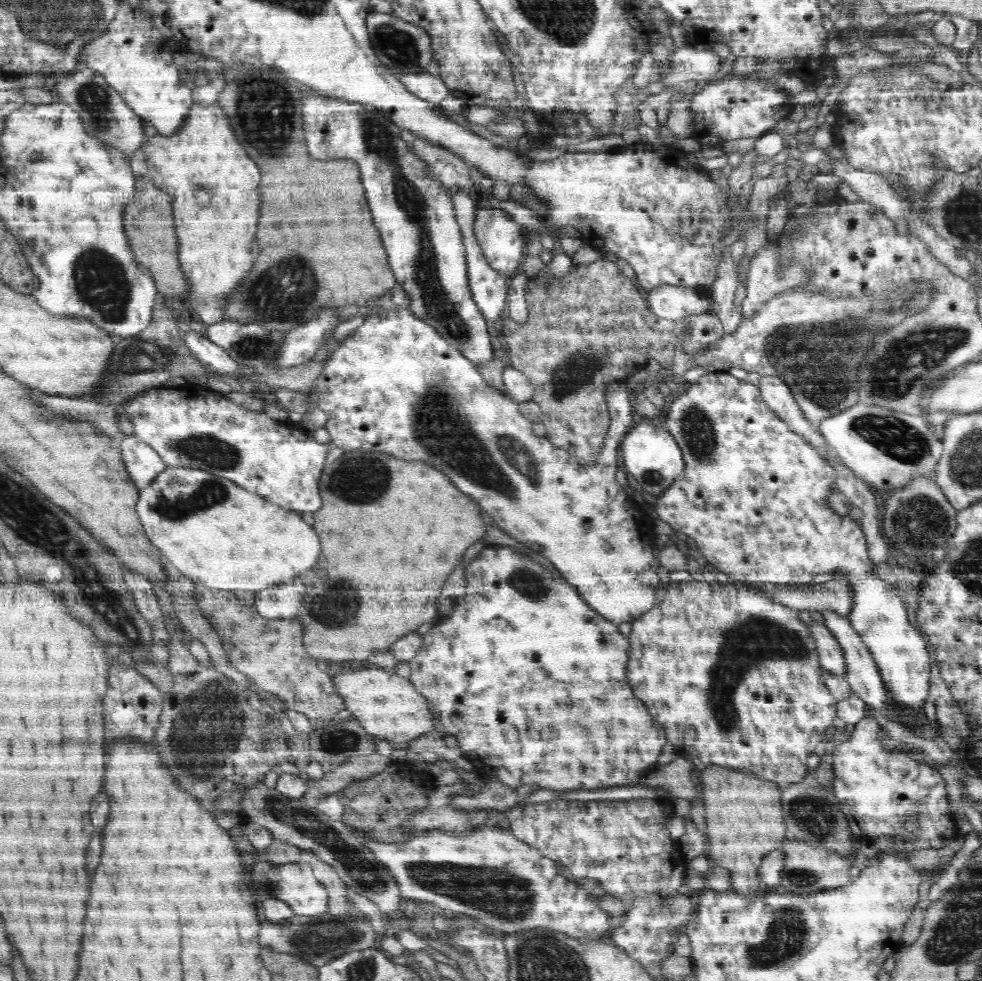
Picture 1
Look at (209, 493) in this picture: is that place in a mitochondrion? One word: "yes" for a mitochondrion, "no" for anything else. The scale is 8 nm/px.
yes

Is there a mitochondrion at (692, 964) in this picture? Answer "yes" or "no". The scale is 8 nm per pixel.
no

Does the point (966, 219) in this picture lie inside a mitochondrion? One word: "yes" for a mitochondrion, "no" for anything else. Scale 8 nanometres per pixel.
yes

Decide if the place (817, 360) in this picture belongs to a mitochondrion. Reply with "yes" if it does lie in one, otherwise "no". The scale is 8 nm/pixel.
yes

